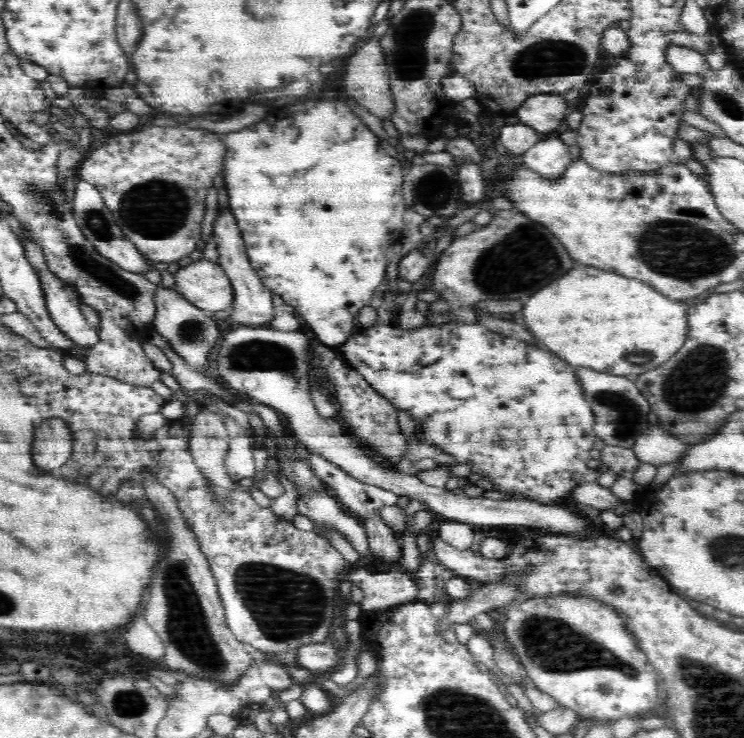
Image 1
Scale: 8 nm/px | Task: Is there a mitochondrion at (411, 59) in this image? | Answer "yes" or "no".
yes

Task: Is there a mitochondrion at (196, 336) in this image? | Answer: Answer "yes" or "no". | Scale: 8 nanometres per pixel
yes

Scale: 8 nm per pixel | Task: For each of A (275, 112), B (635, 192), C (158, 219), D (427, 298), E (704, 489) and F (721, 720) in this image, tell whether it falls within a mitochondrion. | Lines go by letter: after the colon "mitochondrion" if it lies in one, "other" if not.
A: other
B: other
C: mitochondrion
D: other
E: other
F: mitochondrion

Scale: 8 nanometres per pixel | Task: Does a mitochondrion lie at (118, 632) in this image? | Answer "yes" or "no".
no

